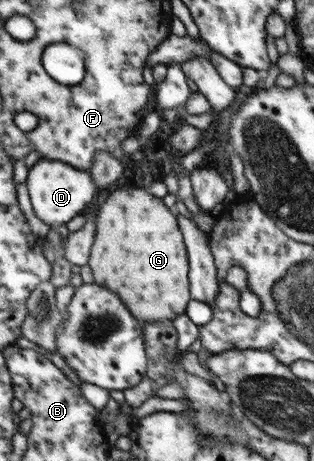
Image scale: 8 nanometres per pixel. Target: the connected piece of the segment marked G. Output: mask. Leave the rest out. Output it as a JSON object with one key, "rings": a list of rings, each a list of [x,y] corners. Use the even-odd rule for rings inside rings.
{"rings":[[[142,187],[116,189],[98,210],[98,230],[90,262],[94,282],[120,292],[132,304],[135,317],[145,322],[174,320],[187,311],[189,254],[176,216],[160,198]]]}

